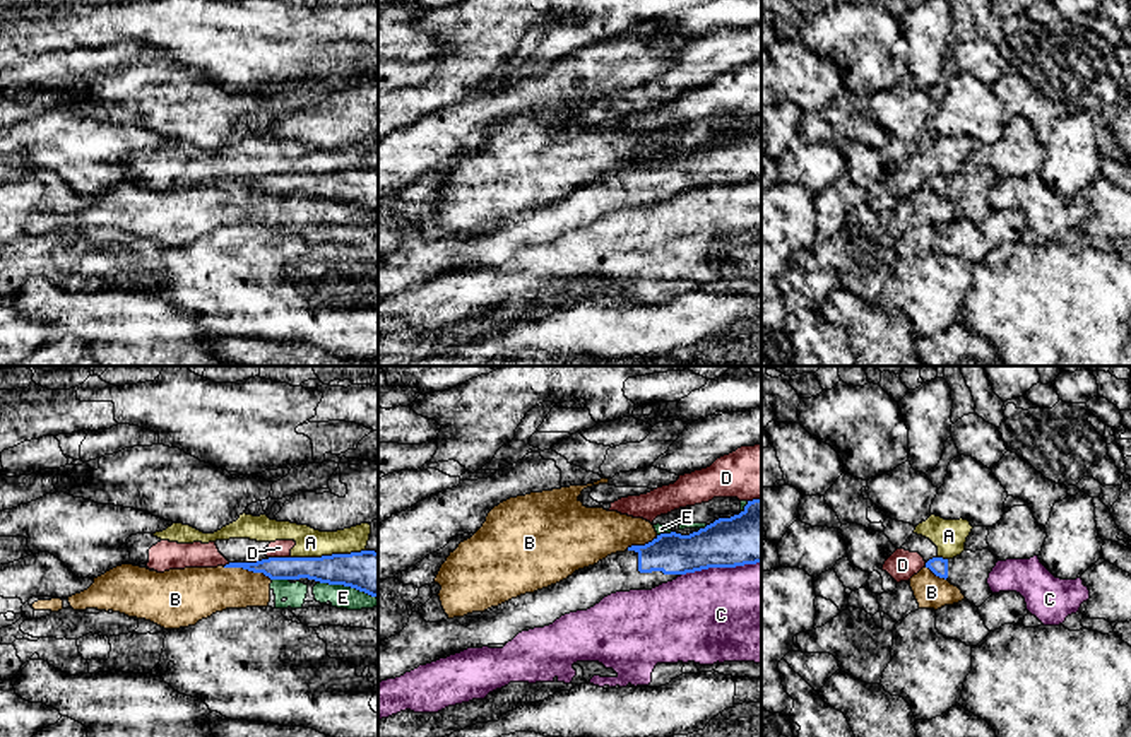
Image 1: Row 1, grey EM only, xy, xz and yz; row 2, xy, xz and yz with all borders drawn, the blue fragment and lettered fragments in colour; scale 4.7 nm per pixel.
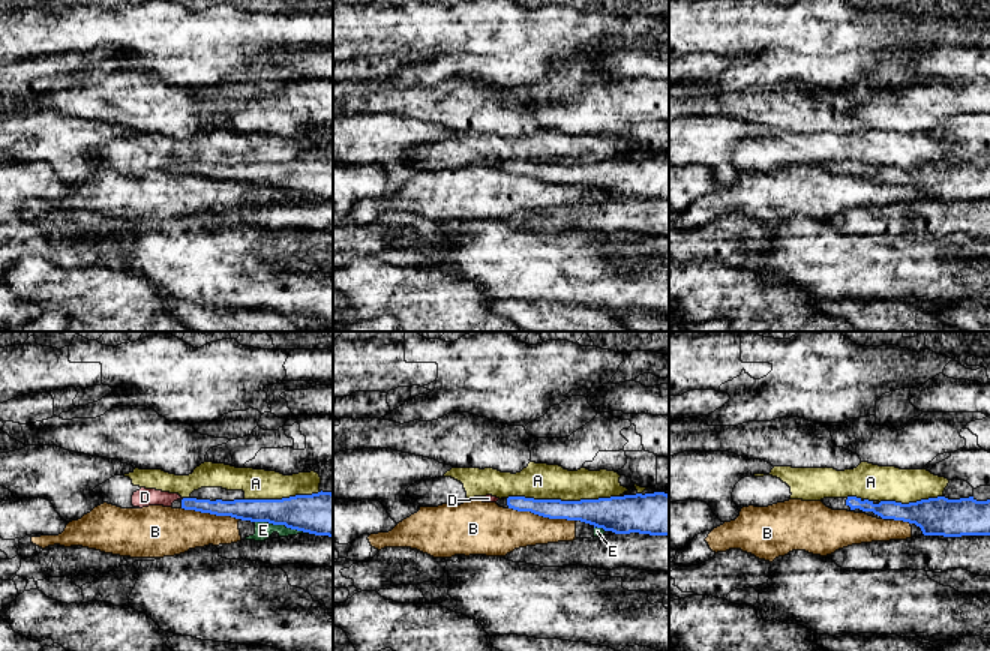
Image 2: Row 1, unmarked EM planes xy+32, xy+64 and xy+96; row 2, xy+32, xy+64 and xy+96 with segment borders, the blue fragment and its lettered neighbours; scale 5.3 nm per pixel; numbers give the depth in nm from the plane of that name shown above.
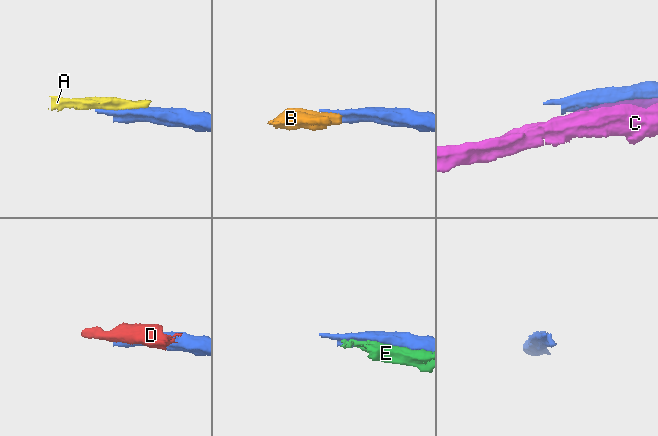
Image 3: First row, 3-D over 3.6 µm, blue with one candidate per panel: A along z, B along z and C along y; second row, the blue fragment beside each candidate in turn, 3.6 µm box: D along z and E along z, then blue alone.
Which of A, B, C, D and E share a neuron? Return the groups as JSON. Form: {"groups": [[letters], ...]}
{"groups": [["A"], ["B", "E"], ["C"], ["D"]]}

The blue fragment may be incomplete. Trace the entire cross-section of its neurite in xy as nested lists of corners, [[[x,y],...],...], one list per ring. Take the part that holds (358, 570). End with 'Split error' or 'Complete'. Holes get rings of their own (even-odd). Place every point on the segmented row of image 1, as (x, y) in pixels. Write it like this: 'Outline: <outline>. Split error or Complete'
Outline: [[[375,551],[322,557],[269,557],[257,563],[229,563],[224,568],[264,573],[270,580],[308,578],[329,585],[344,585],[378,598],[378,552]]]. Complete

